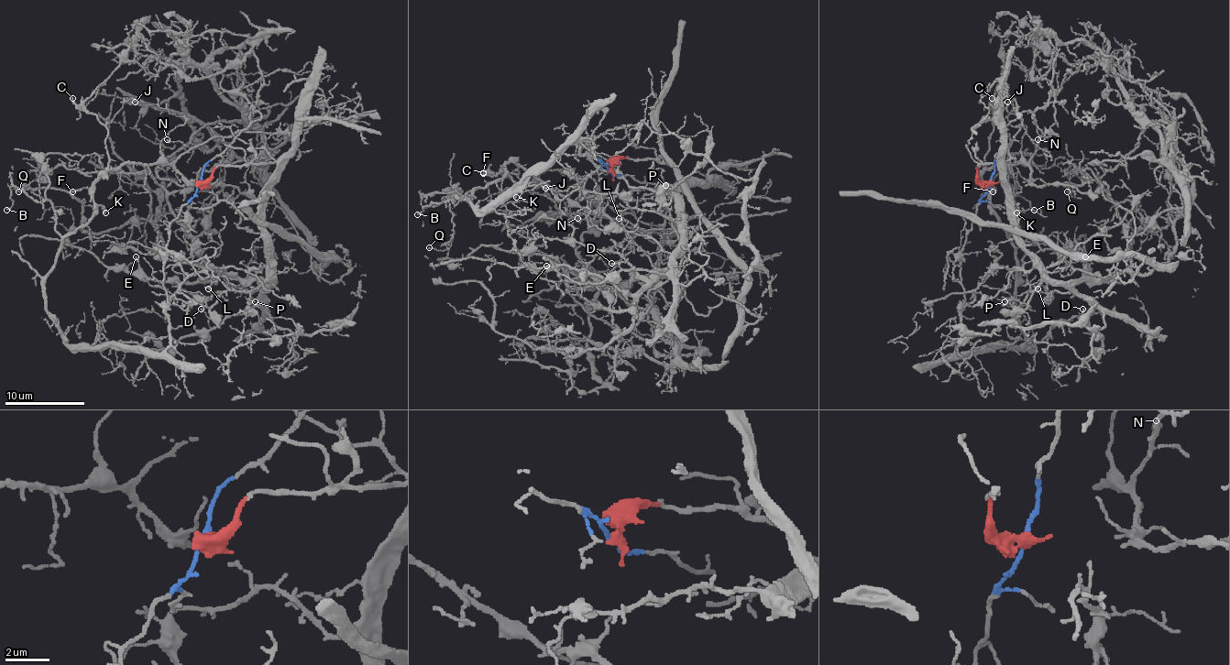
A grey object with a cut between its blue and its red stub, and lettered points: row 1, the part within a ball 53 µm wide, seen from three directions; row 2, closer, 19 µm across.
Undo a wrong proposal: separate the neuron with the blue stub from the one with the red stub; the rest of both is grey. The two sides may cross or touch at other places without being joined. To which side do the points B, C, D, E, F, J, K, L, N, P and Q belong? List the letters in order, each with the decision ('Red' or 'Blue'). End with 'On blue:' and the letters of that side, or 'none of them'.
B: Blue
C: Blue
D: Red
E: Red
F: Blue
J: Blue
K: Blue
L: Red
N: Blue
P: Red
Q: Blue
On blue: B, C, F, J, K, N, Q

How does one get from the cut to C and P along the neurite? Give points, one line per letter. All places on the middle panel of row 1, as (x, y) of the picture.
C: (610, 169), (575, 137), (482, 208), (455, 195), (519, 166), (482, 171)
P: (610, 169), (617, 159), (627, 158), (666, 161), (686, 179), (675, 191), (676, 222), (661, 212), (664, 186)

